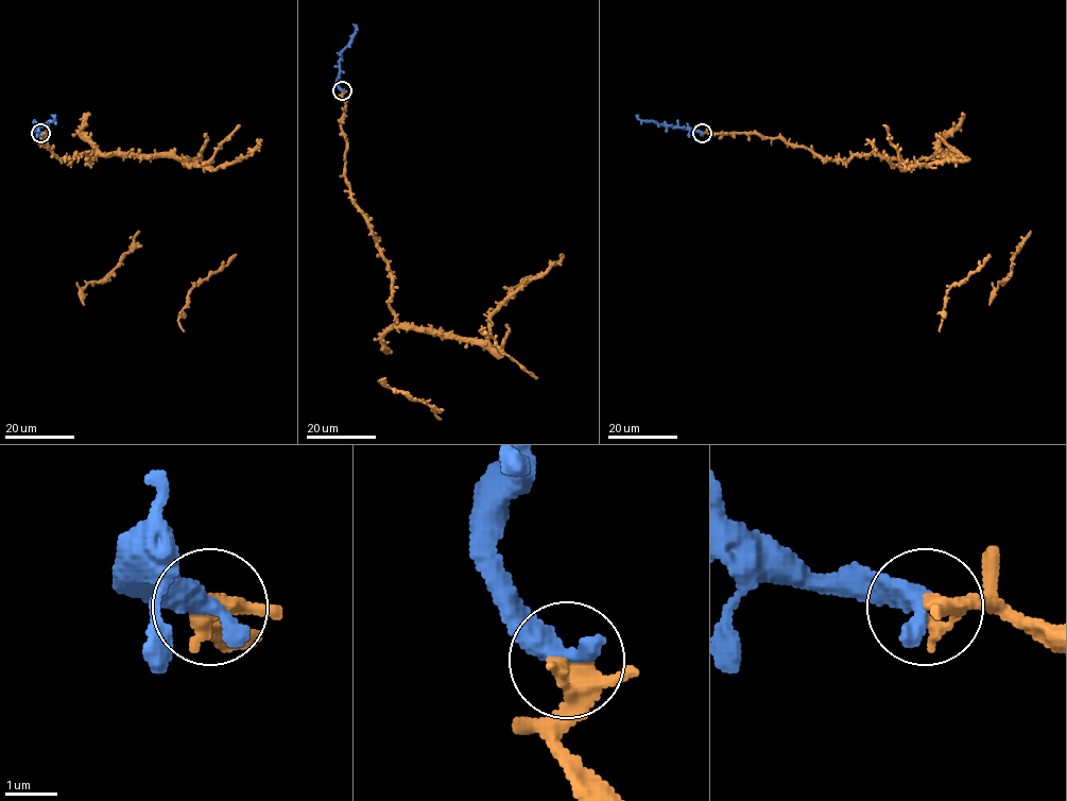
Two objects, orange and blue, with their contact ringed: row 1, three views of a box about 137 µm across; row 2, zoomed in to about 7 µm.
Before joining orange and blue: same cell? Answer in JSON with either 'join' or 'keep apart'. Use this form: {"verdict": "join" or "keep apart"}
{"verdict": "join"}

